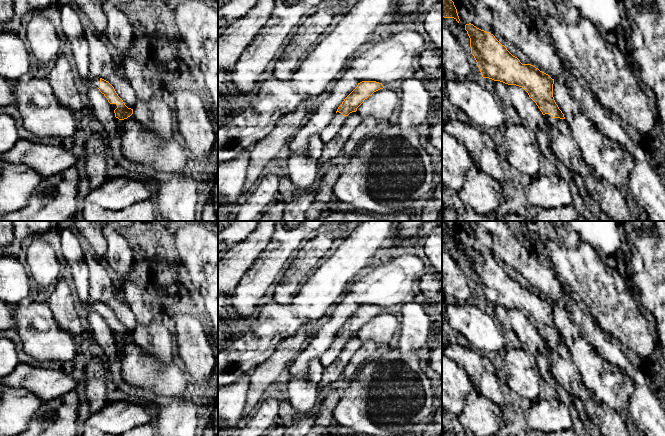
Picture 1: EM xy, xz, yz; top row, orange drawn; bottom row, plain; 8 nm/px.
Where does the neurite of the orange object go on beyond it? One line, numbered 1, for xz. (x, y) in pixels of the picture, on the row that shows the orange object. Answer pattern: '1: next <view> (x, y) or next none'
1: next xz (329, 132)

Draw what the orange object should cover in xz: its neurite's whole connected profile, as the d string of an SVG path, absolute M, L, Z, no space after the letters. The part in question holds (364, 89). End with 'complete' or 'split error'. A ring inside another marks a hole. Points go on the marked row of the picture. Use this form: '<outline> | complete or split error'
M362 81L358 83L357 87L344 99L342 104L338 107L336 113L333 115L331 122L320 133L324 143L333 140L339 133L346 117L356 112L357 108L371 96L374 92L383 89L382 83L376 81Z | split error

